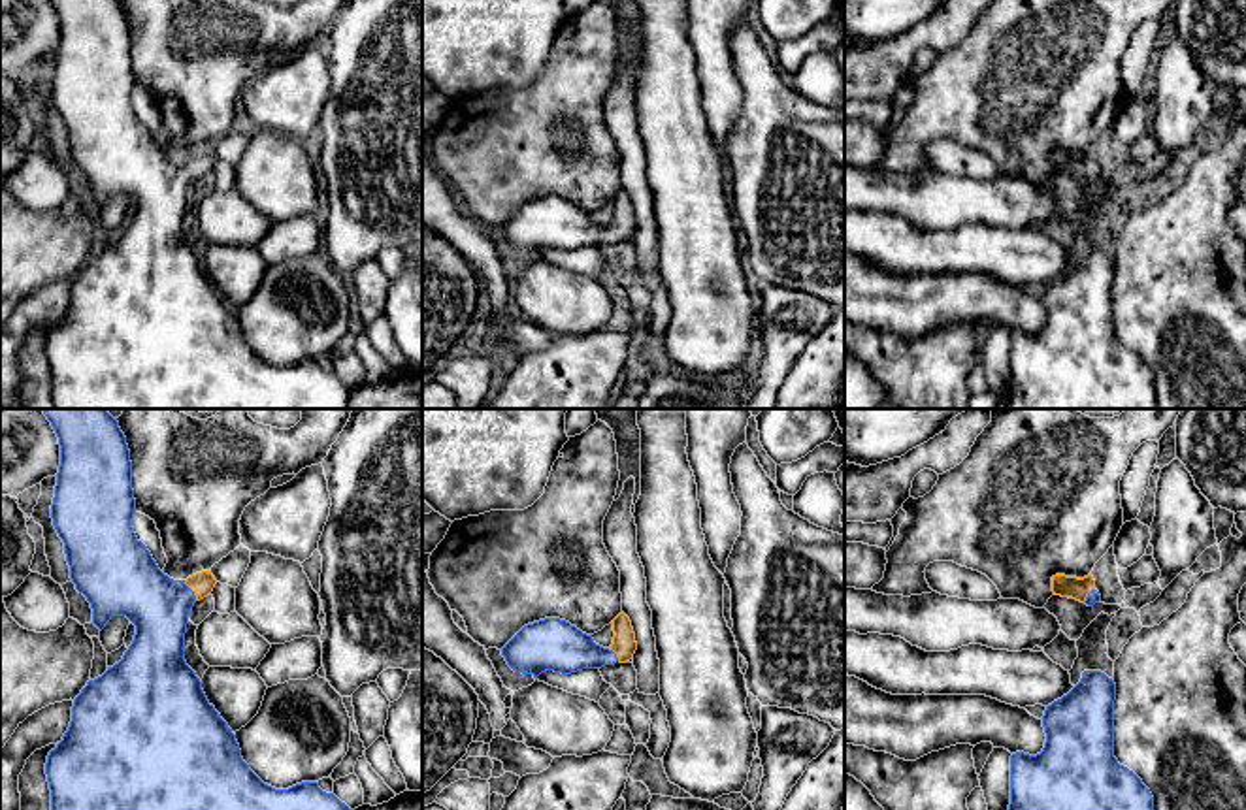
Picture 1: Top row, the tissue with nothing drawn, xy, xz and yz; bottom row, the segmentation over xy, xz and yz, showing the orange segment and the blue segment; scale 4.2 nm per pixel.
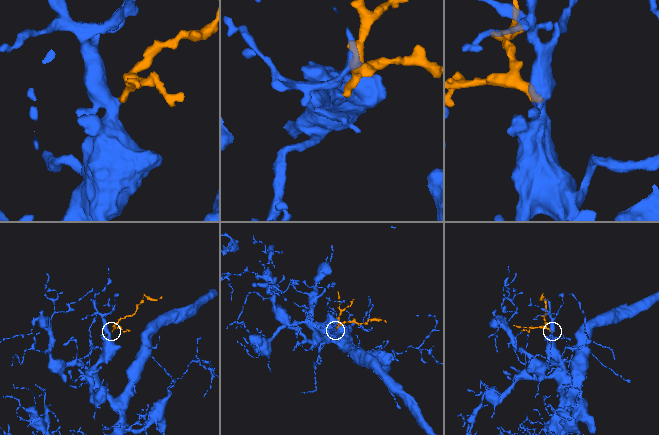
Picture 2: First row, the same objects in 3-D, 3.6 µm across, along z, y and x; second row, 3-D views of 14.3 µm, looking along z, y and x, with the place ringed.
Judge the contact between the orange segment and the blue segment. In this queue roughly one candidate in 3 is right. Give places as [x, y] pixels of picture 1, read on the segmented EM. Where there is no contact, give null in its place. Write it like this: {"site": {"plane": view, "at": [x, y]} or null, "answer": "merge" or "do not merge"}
{"site": {"plane": "xy", "at": [191, 588]}, "answer": "merge"}

